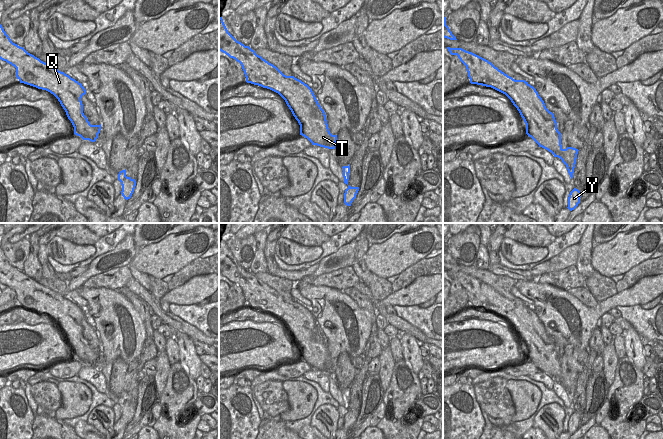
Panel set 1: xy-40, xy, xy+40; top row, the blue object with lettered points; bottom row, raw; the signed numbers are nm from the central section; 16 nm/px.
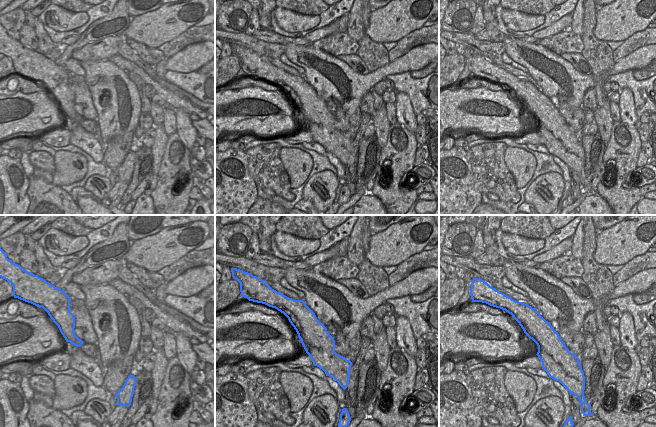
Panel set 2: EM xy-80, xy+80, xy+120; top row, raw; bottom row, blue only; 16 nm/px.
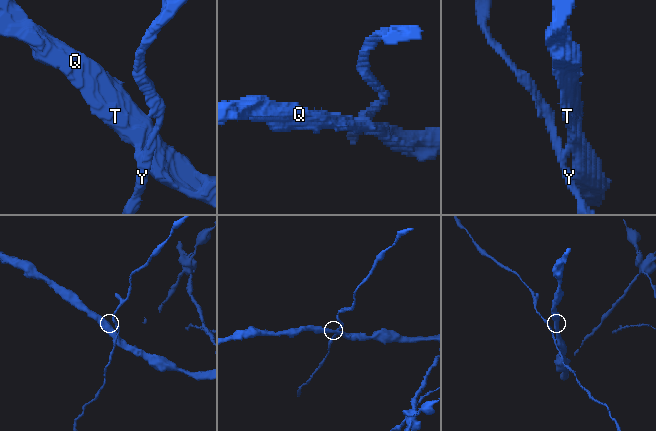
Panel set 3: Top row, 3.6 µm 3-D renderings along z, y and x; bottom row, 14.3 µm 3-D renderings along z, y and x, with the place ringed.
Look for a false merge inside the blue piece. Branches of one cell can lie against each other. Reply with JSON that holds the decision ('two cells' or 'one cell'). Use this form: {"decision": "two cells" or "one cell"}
{"decision": "two cells"}

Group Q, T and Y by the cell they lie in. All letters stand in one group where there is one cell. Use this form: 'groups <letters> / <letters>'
groups Q T / Y

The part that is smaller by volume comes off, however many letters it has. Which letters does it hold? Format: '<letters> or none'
Y.

